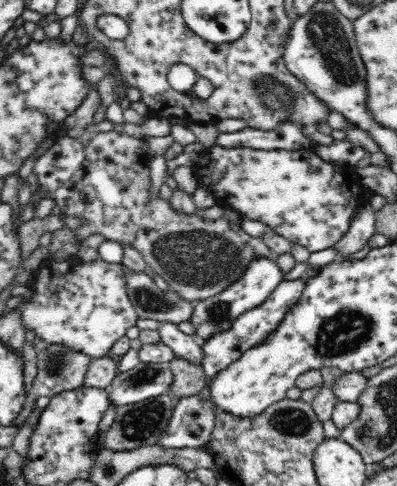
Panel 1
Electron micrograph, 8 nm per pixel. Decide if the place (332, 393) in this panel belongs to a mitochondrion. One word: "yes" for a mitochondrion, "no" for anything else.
no

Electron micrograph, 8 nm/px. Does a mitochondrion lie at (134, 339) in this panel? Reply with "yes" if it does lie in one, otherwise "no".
no

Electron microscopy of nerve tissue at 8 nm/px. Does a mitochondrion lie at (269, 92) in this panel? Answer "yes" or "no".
yes

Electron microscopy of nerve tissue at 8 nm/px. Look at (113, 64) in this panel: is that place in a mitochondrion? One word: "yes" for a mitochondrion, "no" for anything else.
no

